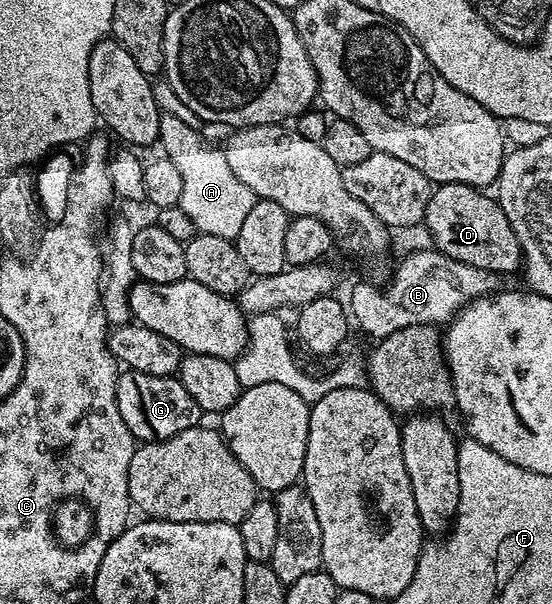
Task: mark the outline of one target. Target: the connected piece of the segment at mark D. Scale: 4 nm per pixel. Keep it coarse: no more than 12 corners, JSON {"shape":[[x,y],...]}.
{"shape":[[437,184],[423,228],[434,249],[504,275],[520,244],[495,196]]}

